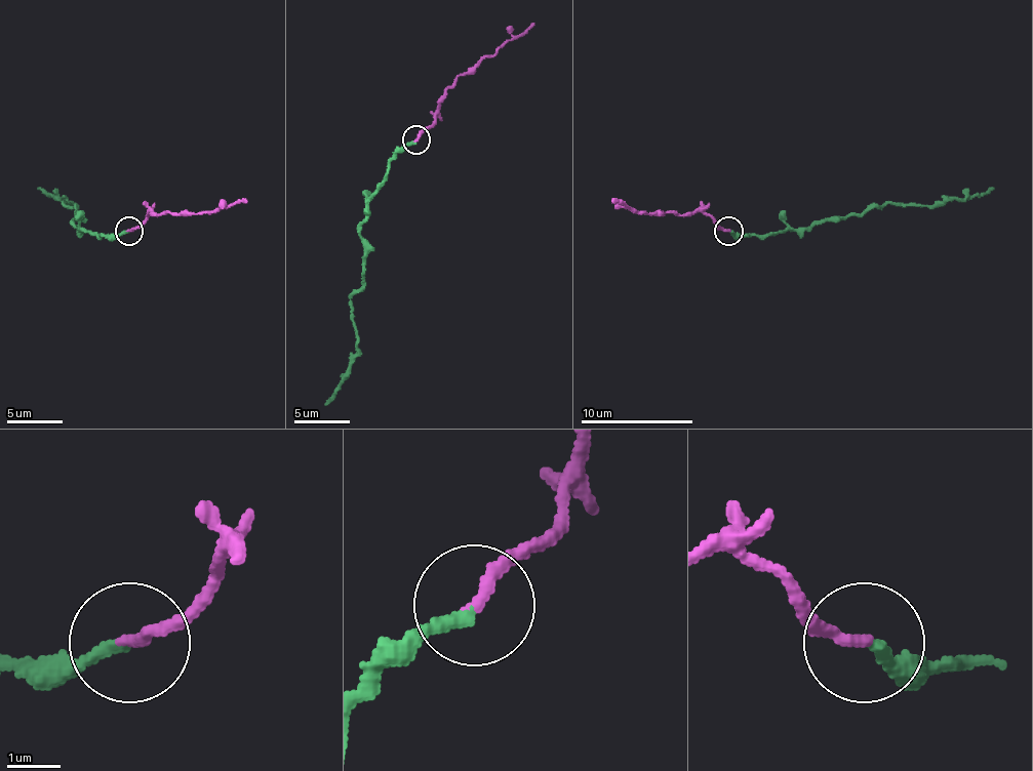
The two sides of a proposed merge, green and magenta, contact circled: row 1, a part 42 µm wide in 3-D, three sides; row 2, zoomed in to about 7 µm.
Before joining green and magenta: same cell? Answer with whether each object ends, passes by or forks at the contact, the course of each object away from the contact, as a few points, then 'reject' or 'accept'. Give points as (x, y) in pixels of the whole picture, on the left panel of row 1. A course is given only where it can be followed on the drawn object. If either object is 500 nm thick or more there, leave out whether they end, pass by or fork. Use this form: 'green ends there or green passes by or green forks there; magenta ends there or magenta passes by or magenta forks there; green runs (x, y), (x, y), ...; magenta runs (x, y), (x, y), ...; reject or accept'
green ends there; magenta ends there; green runs (129, 230), (102, 236), (82, 230), (73, 221), (76, 207), (63, 205), (68, 202), (37, 188); magenta runs (129, 230), (152, 210), (216, 213), (247, 199); reject

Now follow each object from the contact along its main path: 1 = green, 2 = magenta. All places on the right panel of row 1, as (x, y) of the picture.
1: (727, 230), (753, 236), (806, 230), (815, 221), (863, 216), (874, 207), (971, 199), (994, 188)
2: (727, 230), (700, 210), (635, 213), (612, 199)

